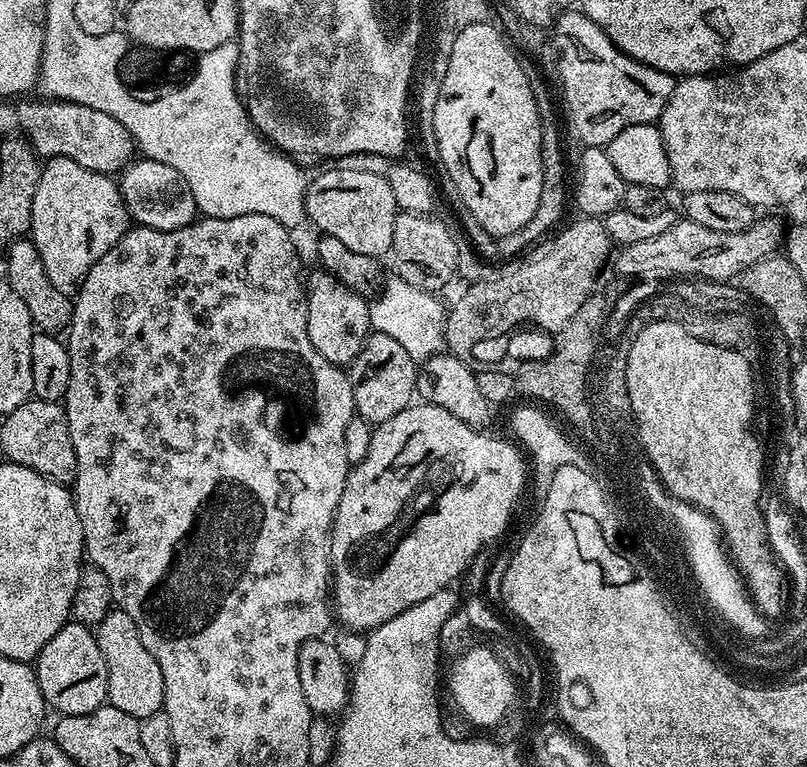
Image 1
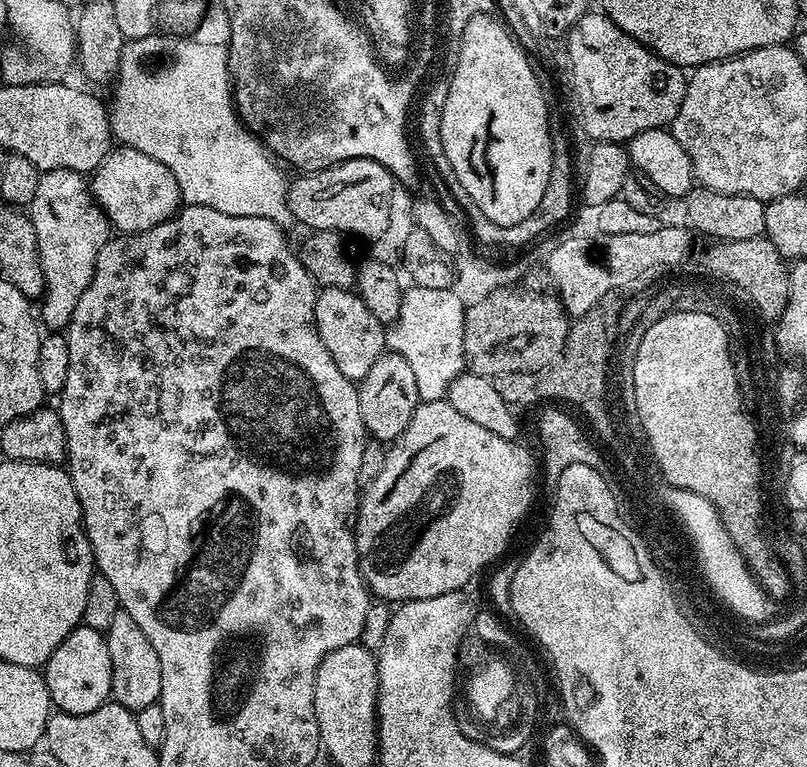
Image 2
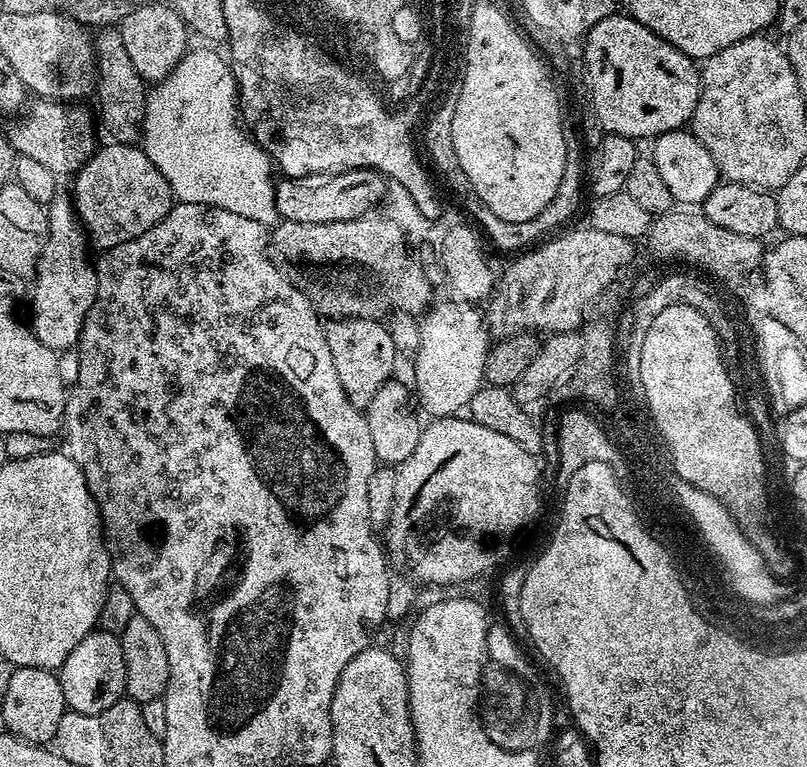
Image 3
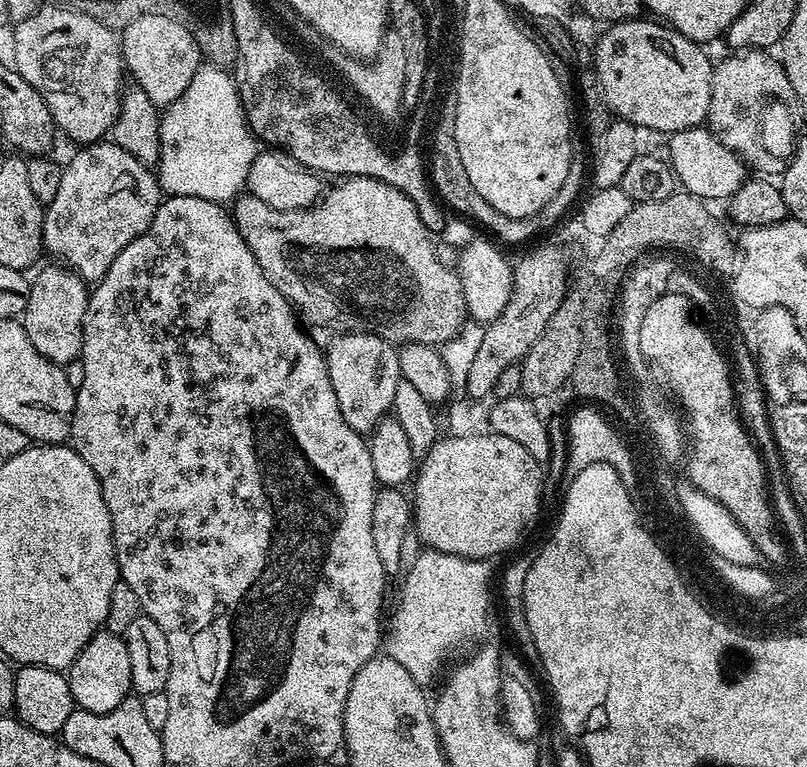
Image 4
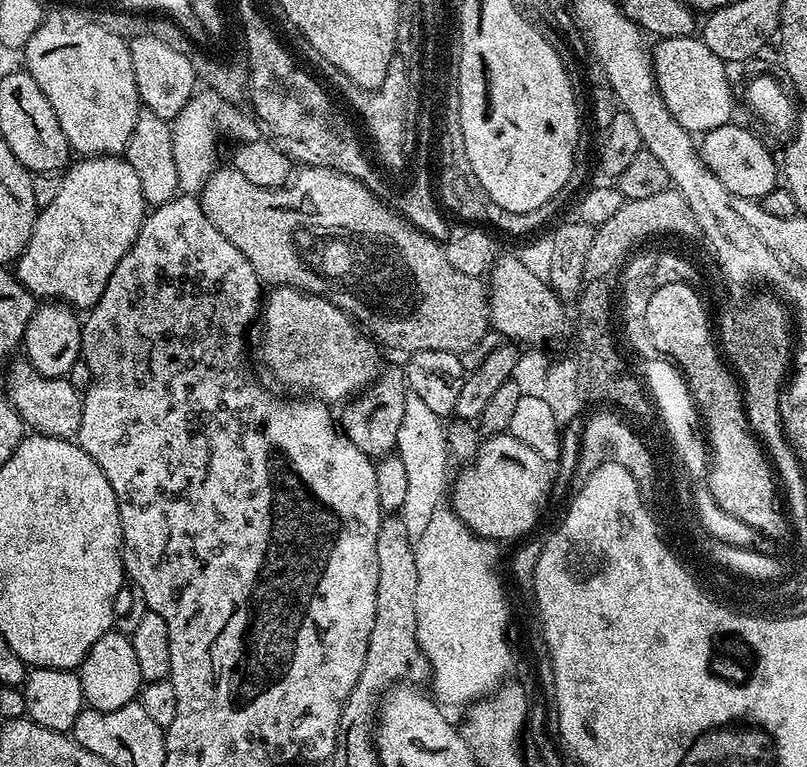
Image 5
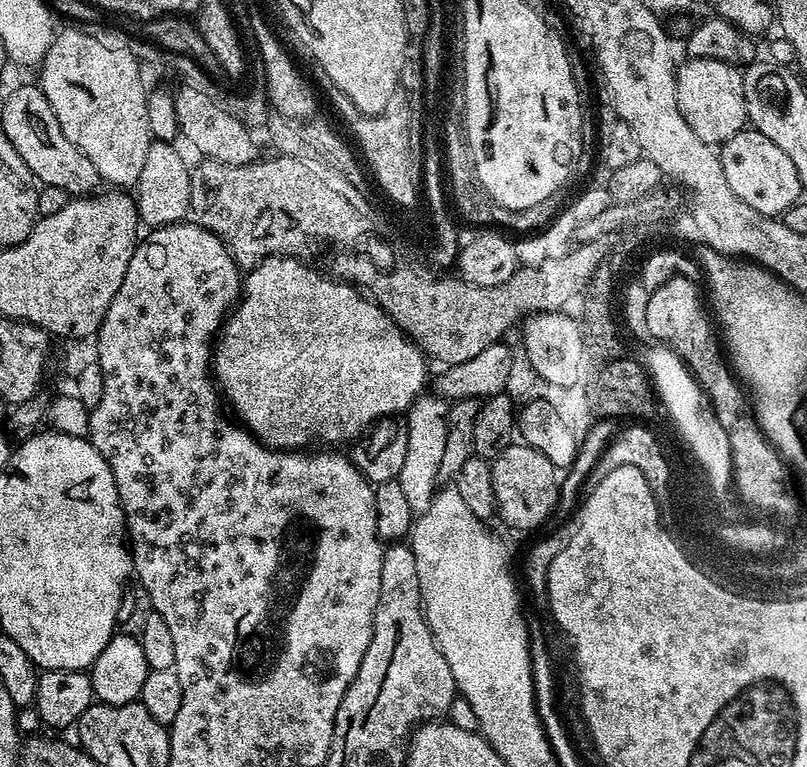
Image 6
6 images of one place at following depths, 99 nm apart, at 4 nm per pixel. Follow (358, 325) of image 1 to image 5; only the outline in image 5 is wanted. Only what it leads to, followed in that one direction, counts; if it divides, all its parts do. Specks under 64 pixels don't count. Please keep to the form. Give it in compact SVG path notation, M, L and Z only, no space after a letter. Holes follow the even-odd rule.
M398 367L381 371L376 379L368 385L366 391L355 397L343 409L344 413L339 413L338 424L344 436L358 446L364 454L373 460L384 459L396 451L398 442L398 429L402 426L402 414L406 407L409 386L401 369Z

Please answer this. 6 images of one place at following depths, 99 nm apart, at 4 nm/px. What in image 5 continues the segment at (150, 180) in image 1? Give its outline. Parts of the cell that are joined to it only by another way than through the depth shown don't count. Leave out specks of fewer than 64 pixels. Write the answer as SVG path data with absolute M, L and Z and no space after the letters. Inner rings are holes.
M123 155L85 156L77 159L77 161L77 164L76 161L69 163L66 171L59 177L60 185L58 186L58 195L55 196L54 202L50 202L50 206L37 211L34 230L30 234L30 242L26 246L24 253L16 259L14 275L31 296L37 297L41 301L63 302L73 309L87 310L96 305L98 298L102 298L102 290L106 290L106 282L110 282L110 274L114 274L114 266L118 266L118 262L122 262L124 255L134 246L134 242L138 238L138 230L144 224L146 205L142 194L142 182L138 182L138 174L134 171L134 166L130 166L130 162L125 160Z

